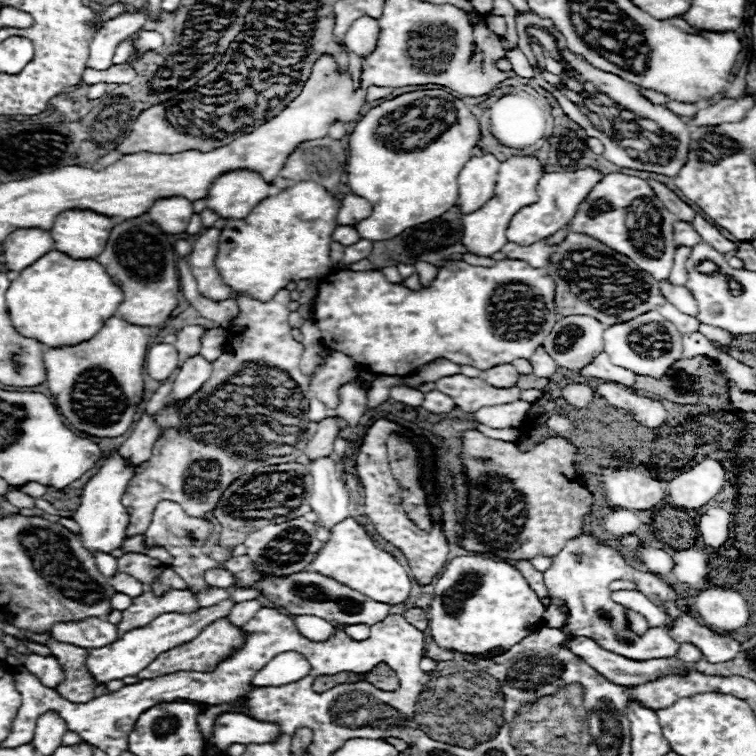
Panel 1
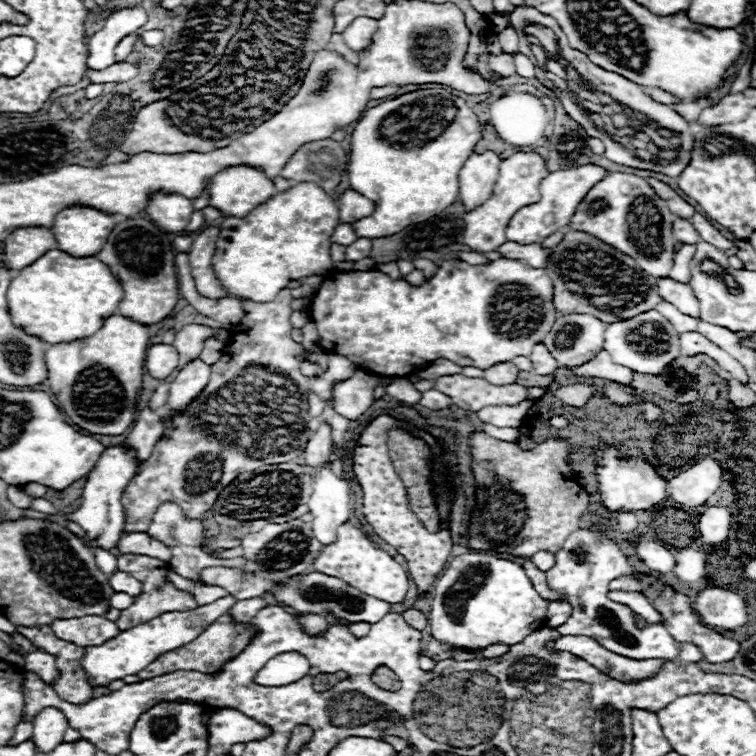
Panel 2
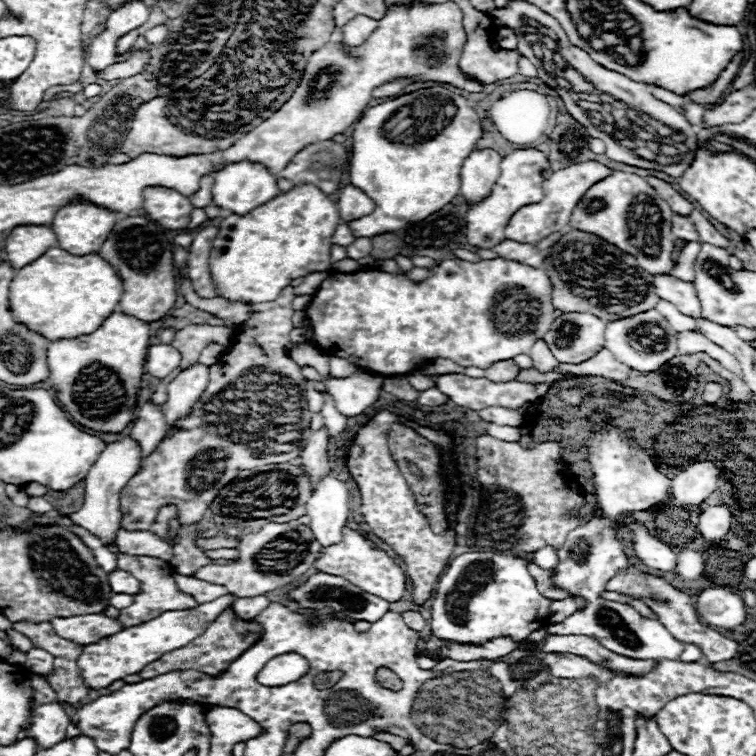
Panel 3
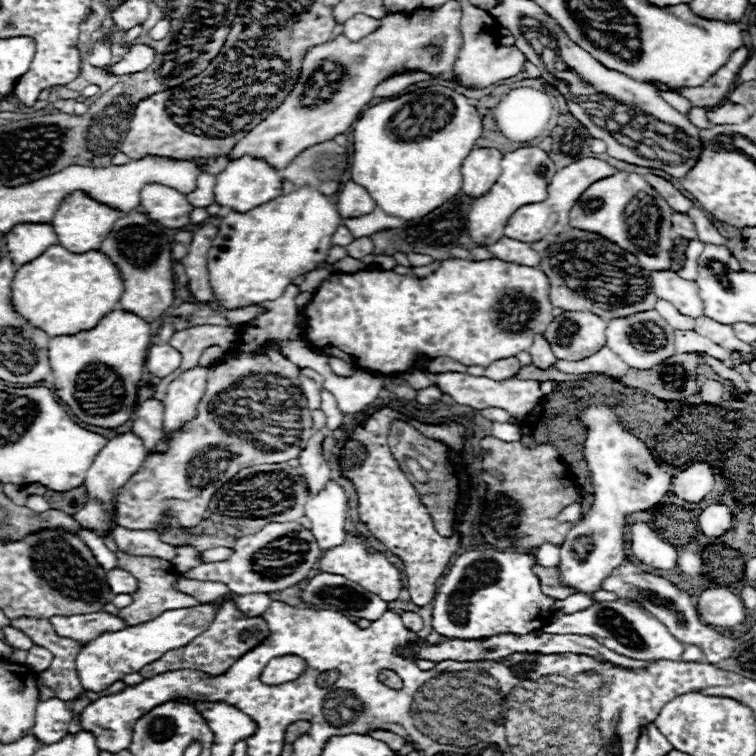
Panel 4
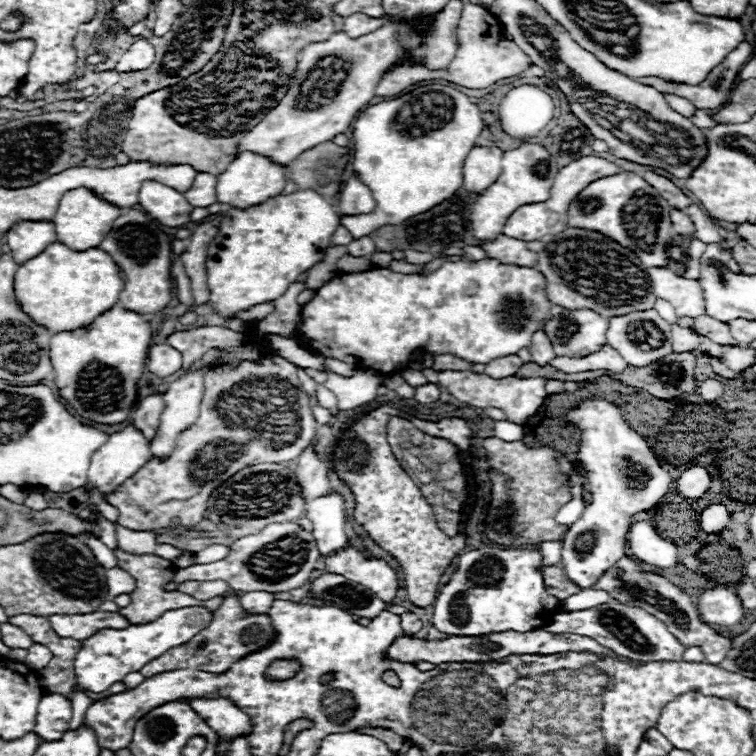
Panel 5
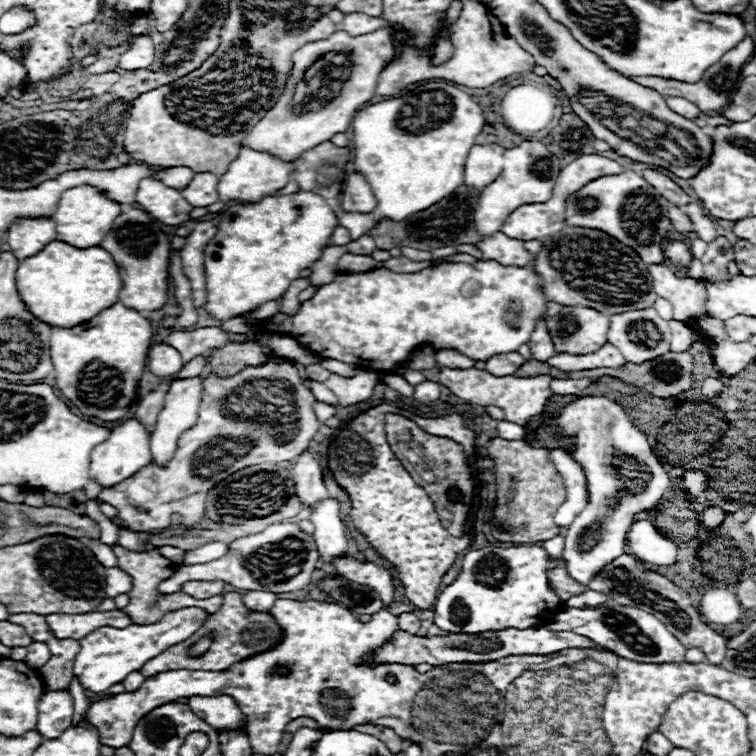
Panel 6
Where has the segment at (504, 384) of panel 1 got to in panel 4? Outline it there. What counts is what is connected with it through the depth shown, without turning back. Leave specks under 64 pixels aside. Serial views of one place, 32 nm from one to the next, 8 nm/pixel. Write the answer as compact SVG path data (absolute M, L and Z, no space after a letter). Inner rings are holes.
M506 358L506 360L496 360L486 368L486 376L492 380L508 380L514 378L520 370L520 364L516 358Z

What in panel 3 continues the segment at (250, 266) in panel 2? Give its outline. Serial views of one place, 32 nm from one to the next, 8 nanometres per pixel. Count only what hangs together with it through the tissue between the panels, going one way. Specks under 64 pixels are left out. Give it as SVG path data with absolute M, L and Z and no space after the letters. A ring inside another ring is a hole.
M312 184L294 186L246 216L226 216L210 254L210 272L220 296L244 304L272 302L294 278L330 270L330 238L340 222L336 204Z

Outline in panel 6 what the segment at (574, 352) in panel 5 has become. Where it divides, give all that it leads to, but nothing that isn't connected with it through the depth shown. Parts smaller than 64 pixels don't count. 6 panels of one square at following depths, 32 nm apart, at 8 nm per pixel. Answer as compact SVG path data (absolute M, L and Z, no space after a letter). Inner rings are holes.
M562 308L560 314L546 320L556 352L588 354L606 344L608 316L592 308Z

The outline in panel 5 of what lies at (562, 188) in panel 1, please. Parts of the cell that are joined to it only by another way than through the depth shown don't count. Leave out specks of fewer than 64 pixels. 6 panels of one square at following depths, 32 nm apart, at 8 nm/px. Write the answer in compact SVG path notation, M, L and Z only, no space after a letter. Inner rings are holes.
M584 156L580 160L574 160L572 164L564 166L558 170L558 176L554 178L554 184L550 188L550 198L546 202L538 202L538 204L524 204L522 208L518 208L504 224L504 234L516 240L524 240L524 242L532 242L532 240L540 240L546 234L560 234L562 230L566 230L566 210L570 208L570 202L578 196L578 192L582 192L582 188L586 188L586 184L598 180L598 176L612 176L614 172L620 172L620 168L604 158L598 156Z

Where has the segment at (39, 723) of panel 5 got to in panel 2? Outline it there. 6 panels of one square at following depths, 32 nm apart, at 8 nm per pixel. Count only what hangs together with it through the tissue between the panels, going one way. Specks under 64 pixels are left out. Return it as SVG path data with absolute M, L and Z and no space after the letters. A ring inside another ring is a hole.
M44 708L34 720L32 742L36 744L38 752L50 752L56 744L62 744L64 732L68 728L66 718L56 708Z

